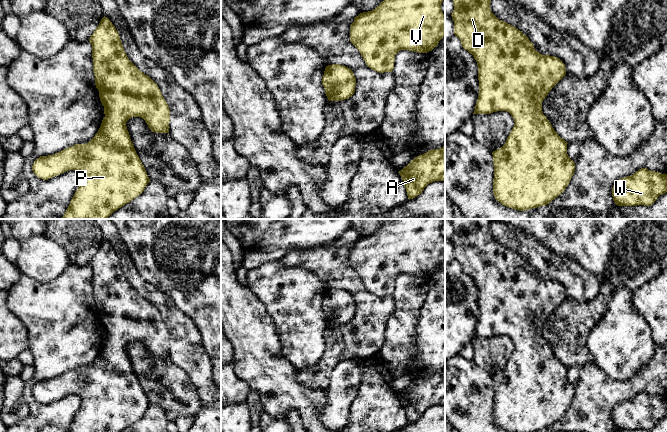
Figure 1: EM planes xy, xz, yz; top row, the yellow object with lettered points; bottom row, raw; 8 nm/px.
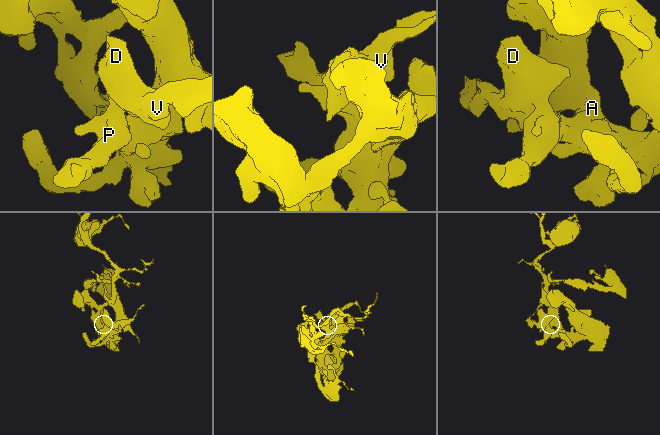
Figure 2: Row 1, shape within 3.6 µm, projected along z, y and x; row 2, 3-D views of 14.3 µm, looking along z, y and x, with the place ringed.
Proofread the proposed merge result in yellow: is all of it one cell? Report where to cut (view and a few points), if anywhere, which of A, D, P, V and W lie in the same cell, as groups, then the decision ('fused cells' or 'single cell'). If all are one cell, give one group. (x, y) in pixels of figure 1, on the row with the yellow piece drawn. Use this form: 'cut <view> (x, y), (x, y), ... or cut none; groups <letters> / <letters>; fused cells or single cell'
cut none; groups A D P V W; single cell

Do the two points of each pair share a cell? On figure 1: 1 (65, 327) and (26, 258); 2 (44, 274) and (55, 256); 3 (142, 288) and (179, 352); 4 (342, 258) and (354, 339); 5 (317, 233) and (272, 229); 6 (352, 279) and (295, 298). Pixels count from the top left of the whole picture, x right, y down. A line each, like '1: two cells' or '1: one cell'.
1: two cells
2: one cell
3: one cell
4: one cell
5: one cell
6: two cells

